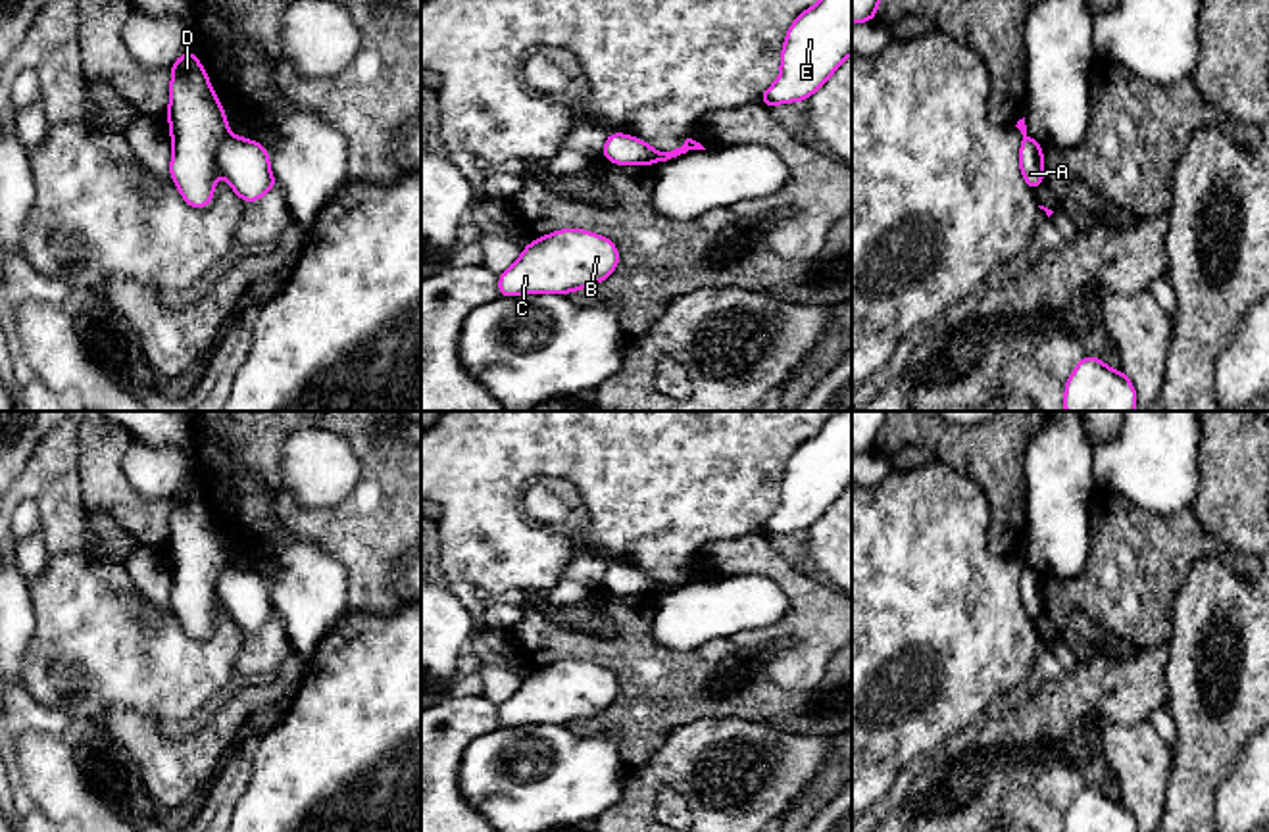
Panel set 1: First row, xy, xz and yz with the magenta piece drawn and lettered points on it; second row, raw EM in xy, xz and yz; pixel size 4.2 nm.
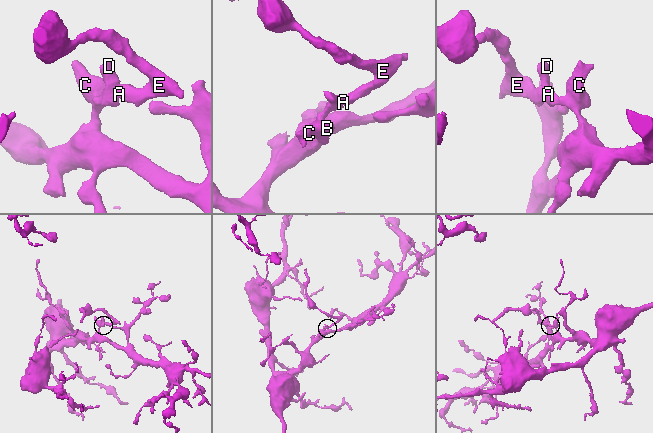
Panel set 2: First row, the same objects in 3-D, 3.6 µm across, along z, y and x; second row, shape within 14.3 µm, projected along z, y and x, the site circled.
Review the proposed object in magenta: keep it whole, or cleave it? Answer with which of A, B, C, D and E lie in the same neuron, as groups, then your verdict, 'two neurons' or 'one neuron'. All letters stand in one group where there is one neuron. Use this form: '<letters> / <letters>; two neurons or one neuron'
A E / B C D; two neurons

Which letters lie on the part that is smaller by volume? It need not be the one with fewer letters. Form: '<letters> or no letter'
A, E

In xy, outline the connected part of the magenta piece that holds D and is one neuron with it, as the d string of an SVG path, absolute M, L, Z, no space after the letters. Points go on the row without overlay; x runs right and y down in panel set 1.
M187 480L169 502L169 607L187 636L208 638L215 623L215 584L229 567L227 546L198 486Z

